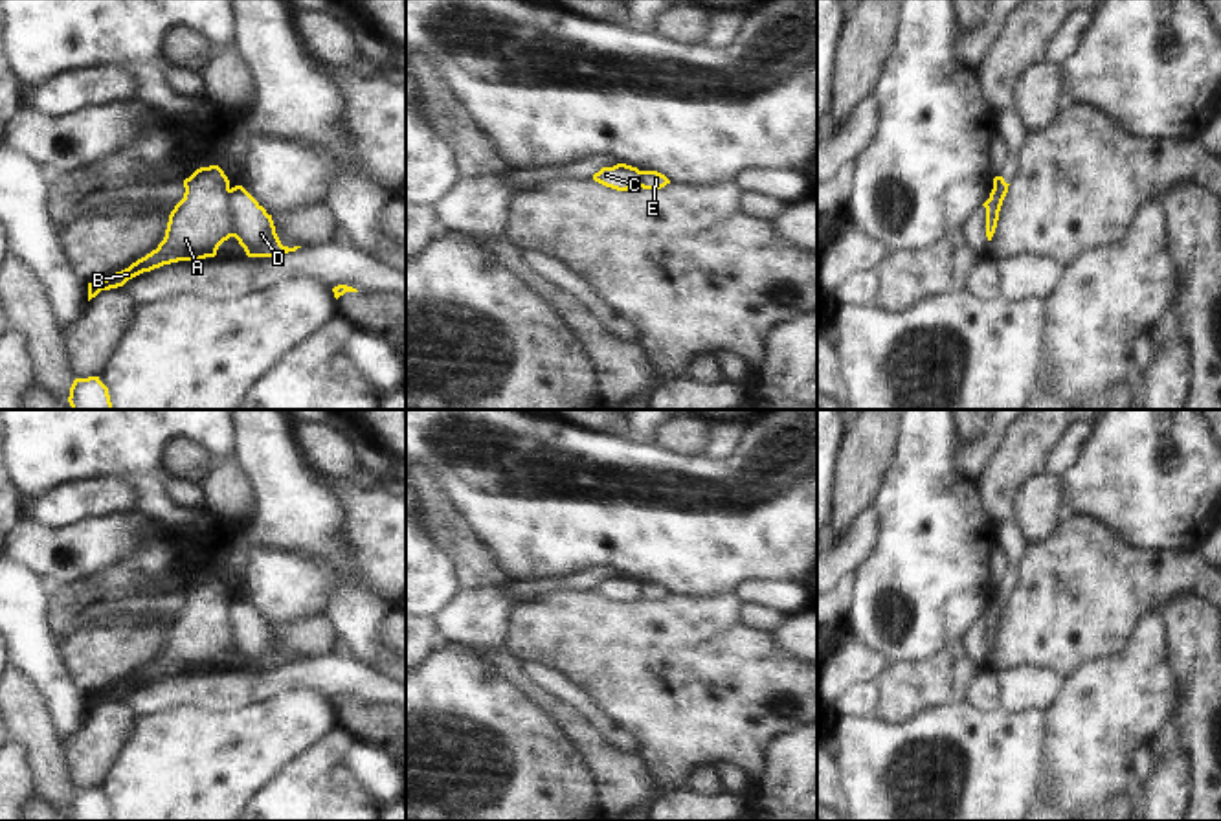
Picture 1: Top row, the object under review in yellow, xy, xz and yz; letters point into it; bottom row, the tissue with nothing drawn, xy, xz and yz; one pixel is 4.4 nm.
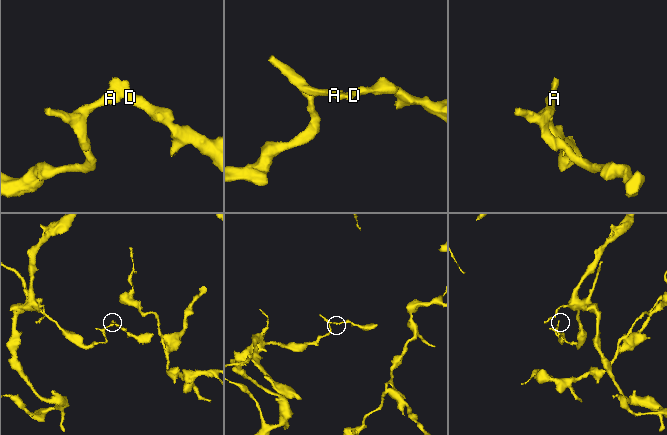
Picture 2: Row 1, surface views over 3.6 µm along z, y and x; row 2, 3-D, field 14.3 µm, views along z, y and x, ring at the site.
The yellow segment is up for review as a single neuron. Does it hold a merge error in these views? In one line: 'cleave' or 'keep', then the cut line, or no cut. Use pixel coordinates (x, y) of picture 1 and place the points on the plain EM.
cleave; cut xy (228, 601), (228, 627), (234, 647)

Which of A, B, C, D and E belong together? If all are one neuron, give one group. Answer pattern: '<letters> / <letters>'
A B C / D E

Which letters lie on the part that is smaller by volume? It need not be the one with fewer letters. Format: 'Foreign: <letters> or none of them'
Foreign: D, E

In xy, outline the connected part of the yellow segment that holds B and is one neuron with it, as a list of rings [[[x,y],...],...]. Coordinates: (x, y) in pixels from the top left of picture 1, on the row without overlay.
[[[218,577],[200,579],[184,591],[184,610],[169,626],[163,652],[156,661],[132,674],[129,680],[112,685],[97,694],[88,694],[88,713],[101,702],[123,698],[129,691],[178,672],[200,672],[215,669],[218,658],[233,648],[233,632],[230,628],[230,591]]]

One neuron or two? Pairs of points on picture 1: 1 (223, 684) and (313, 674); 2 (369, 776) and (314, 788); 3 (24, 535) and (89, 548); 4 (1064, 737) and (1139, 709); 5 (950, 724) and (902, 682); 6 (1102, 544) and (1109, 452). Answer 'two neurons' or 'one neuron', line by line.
1: one neuron
2: two neurons
3: one neuron
4: one neuron
5: two neurons
6: two neurons

